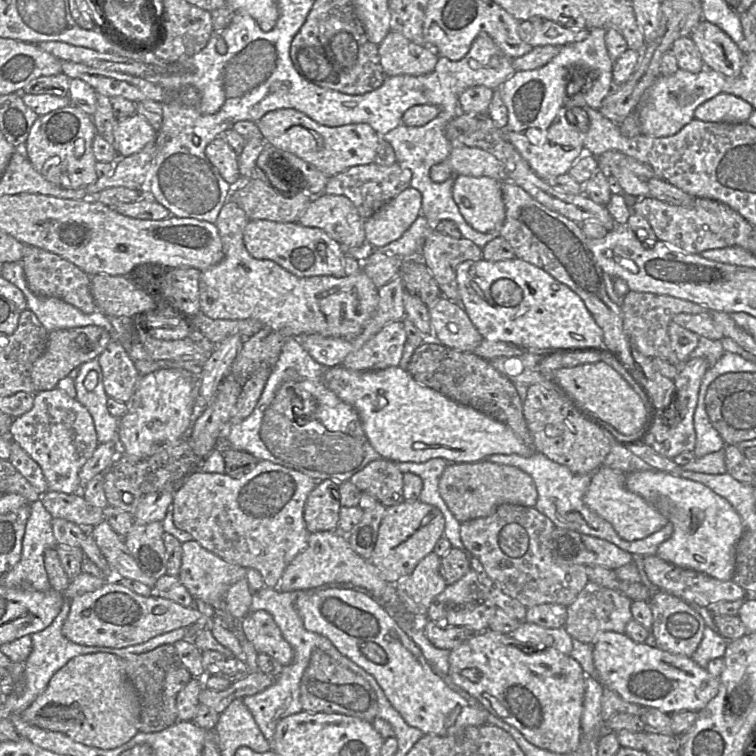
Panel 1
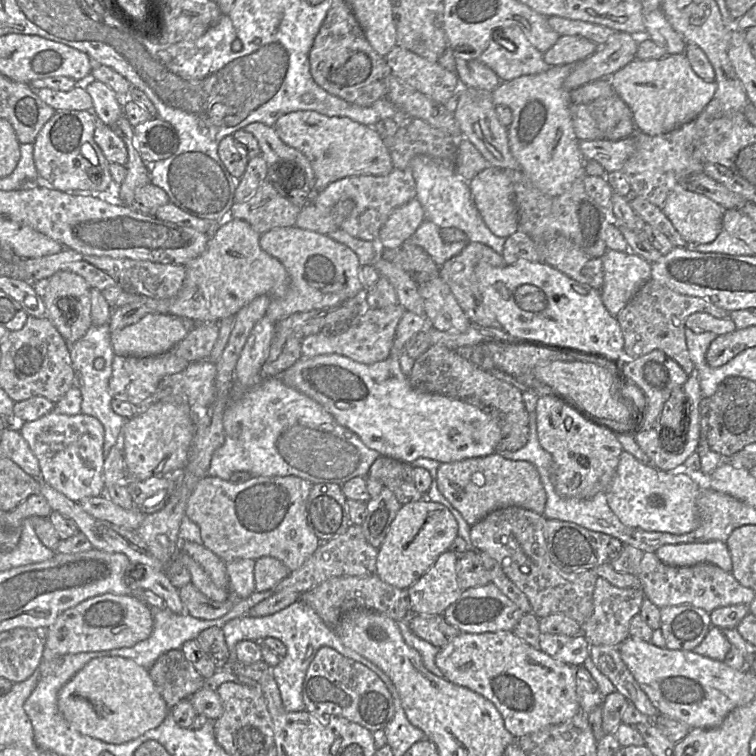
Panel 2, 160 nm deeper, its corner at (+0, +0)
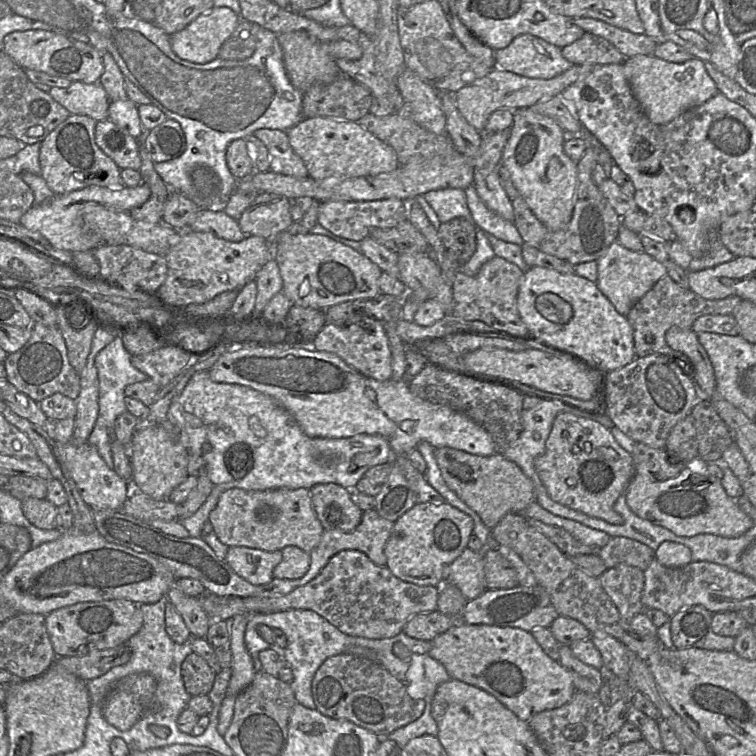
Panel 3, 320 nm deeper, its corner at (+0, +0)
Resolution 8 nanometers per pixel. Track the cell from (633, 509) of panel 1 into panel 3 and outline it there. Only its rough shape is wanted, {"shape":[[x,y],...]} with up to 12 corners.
{"shape":[[636,471],[635,515],[677,536],[738,537],[753,520],[721,479]]}

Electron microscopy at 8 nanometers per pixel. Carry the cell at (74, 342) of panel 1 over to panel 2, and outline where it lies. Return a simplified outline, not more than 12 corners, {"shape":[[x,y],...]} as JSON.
{"shape":[[225,219],[171,298],[113,309],[111,333],[150,313],[196,323],[285,294],[289,275],[241,219]]}

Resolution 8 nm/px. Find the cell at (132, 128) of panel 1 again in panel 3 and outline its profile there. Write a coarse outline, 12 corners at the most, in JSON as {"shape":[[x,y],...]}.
{"shape":[[167,118],[139,138],[154,163],[186,148],[179,122]]}

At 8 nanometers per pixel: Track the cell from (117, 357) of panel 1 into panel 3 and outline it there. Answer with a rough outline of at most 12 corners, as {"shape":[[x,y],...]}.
{"shape":[[173,345],[134,356],[124,394],[147,407],[196,357]]}

